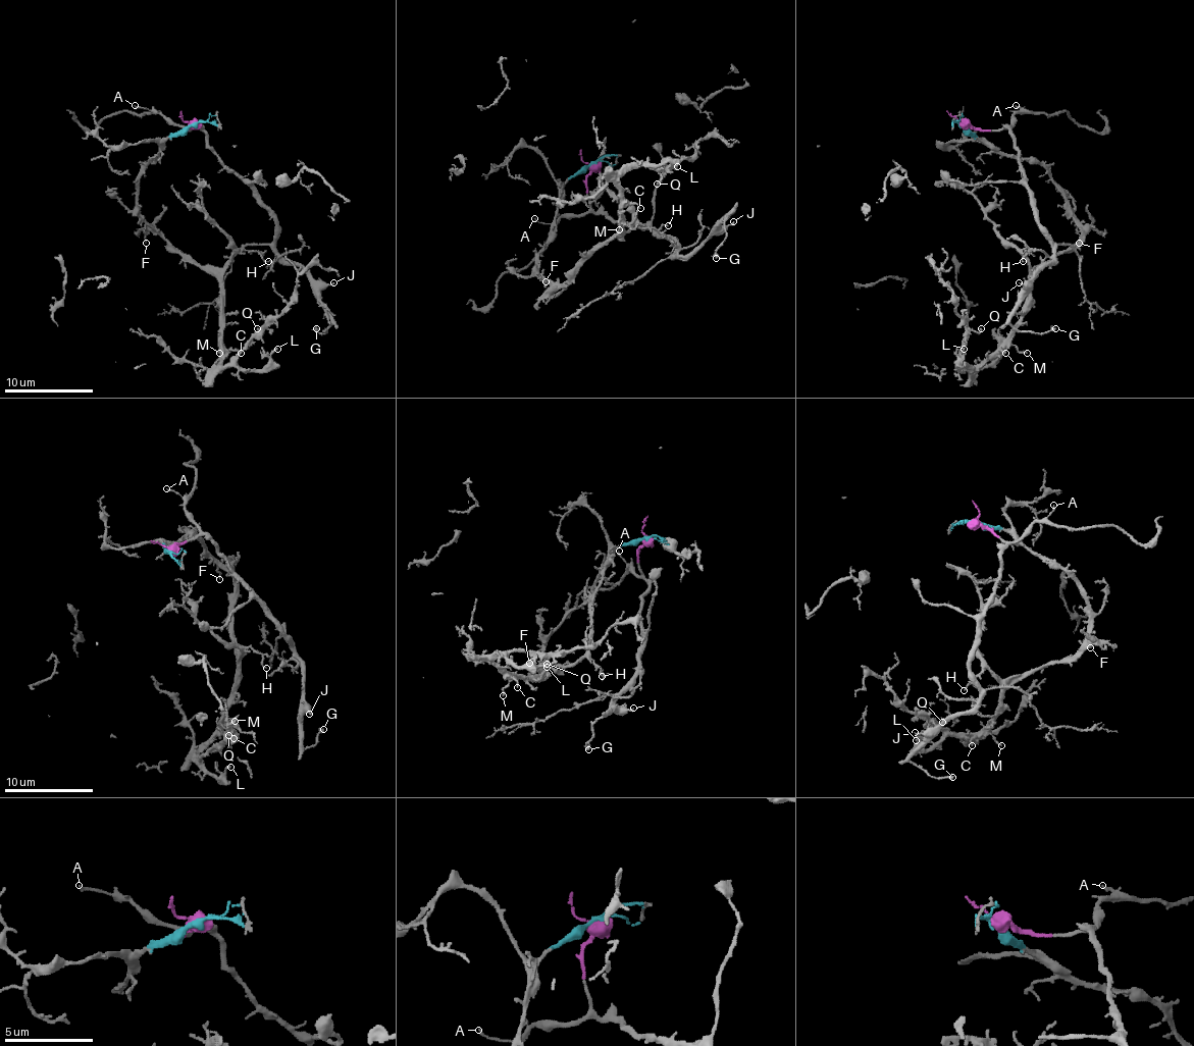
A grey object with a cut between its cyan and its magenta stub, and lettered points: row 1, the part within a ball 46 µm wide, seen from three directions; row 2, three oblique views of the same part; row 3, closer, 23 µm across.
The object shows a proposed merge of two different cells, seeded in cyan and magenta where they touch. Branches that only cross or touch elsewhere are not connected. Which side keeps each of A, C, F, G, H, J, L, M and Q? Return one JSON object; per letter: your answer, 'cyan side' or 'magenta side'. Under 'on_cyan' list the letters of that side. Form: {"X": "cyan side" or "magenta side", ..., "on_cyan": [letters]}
{"A": "magenta side", "C": "cyan side", "F": "cyan side", "G": "magenta side", "H": "cyan side", "J": "magenta side", "L": "cyan side", "M": "cyan side", "Q": "cyan side", "on_cyan": ["C", "F", "H", "L", "M", "Q"]}

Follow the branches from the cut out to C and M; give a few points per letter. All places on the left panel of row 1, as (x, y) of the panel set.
C: (192, 124), (171, 134), (139, 180), (141, 216), (163, 239), (218, 280), (220, 344), (241, 352)
M: (192, 124), (171, 134), (139, 180), (139, 214), (163, 239), (218, 280), (218, 352)

